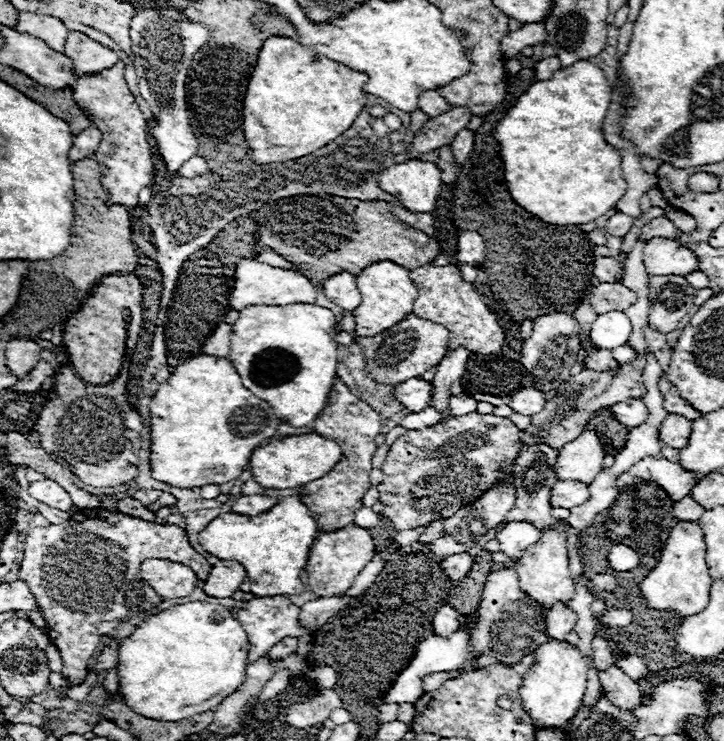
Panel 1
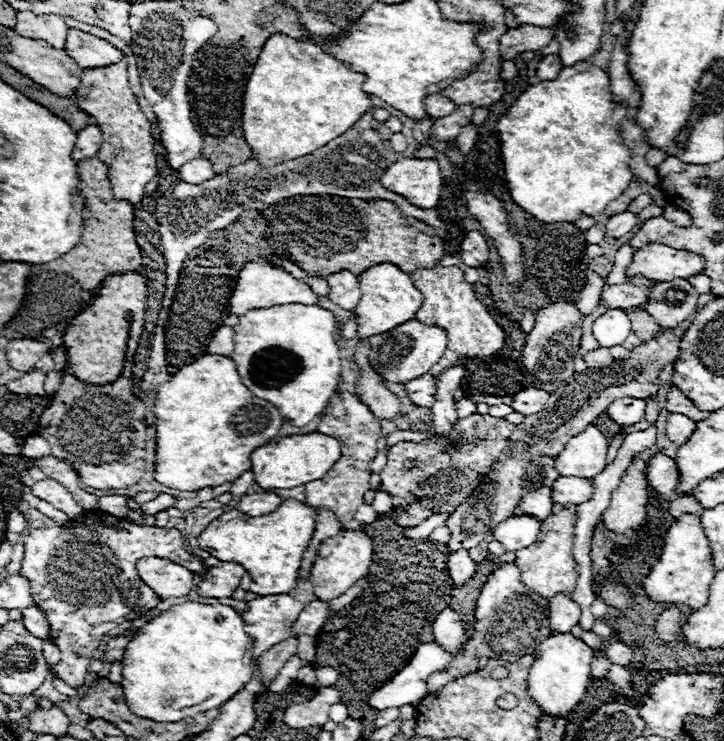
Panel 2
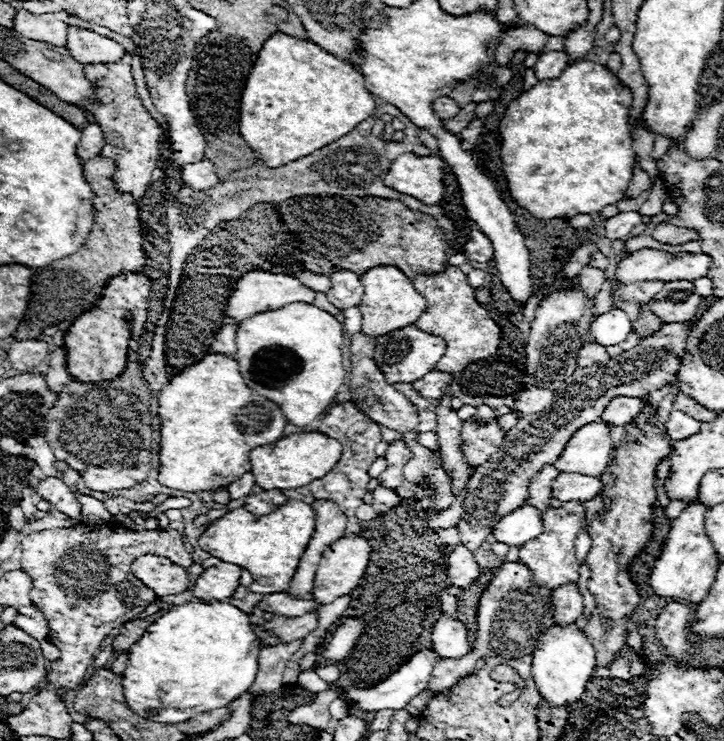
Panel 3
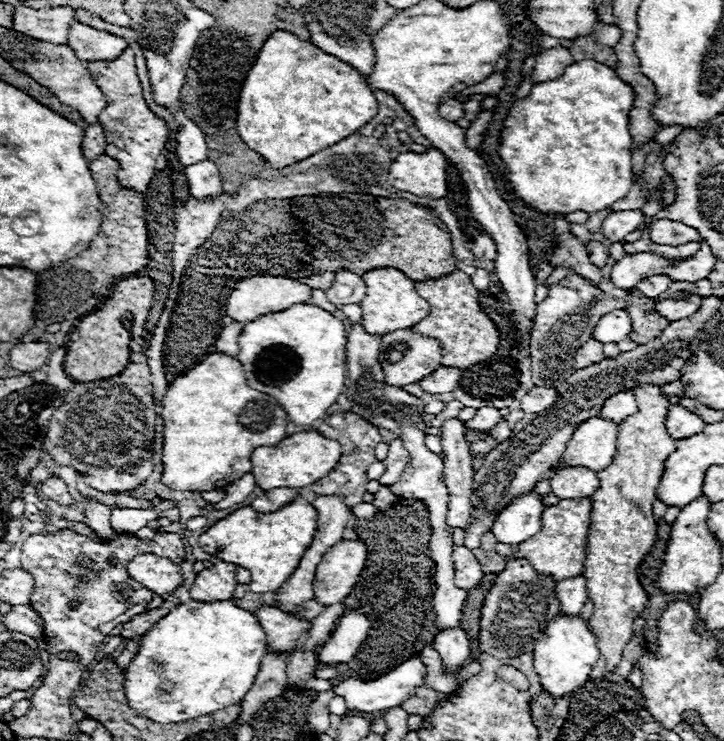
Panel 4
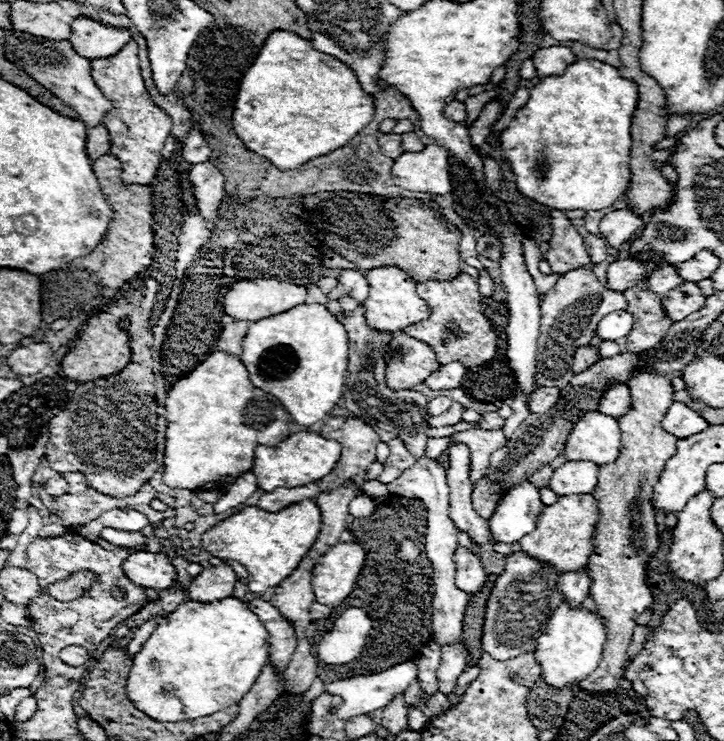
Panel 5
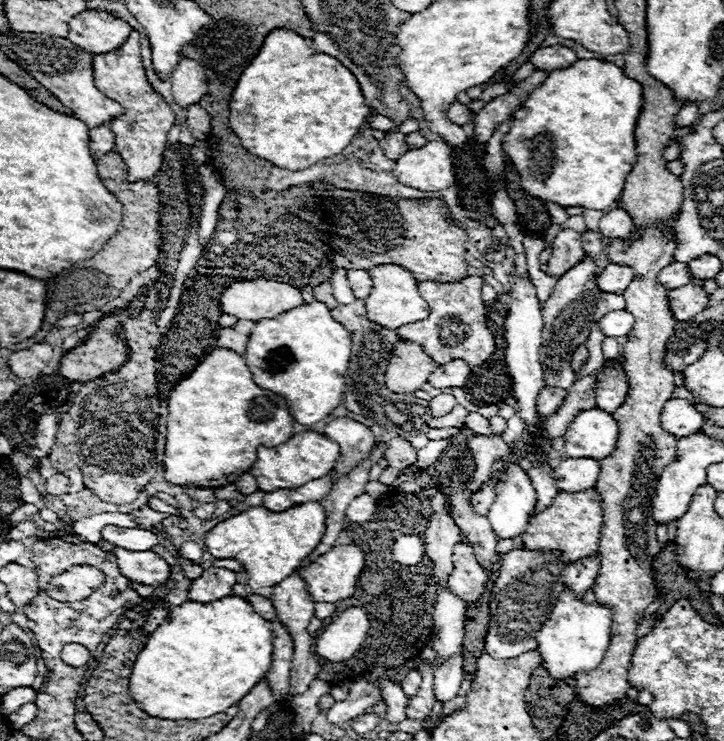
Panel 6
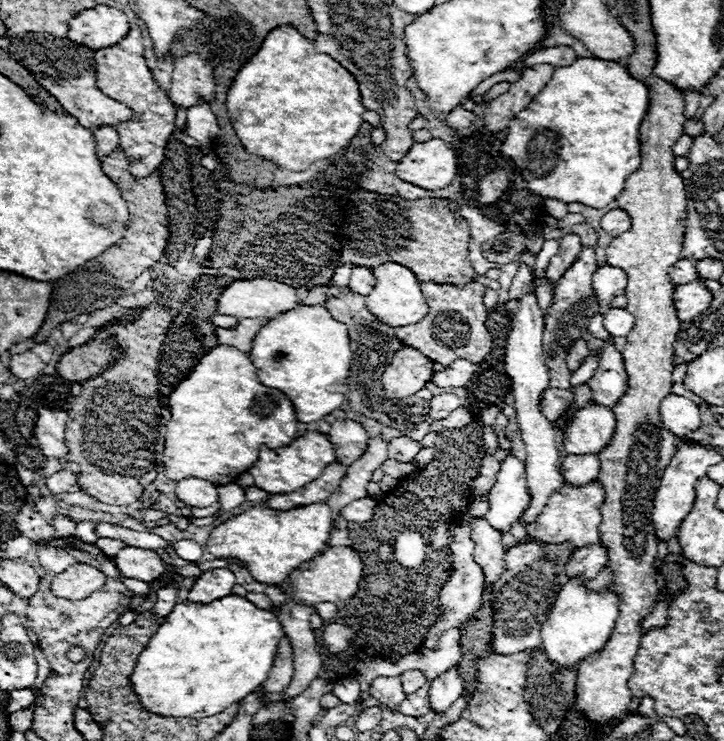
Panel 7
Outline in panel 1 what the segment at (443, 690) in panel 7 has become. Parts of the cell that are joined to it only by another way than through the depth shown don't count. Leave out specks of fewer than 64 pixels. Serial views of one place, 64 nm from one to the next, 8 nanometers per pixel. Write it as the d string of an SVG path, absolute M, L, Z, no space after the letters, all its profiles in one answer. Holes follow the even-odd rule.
M442 606L436 614L434 614L434 632L442 634L442 636L450 636L452 632L458 630L460 622L458 622L458 612L452 606Z

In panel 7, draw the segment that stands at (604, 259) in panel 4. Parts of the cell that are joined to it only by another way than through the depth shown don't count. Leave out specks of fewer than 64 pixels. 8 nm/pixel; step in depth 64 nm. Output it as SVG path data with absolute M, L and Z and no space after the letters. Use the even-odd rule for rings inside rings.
M576 224L576 226L572 226L572 228L566 228L564 232L574 232L574 234L578 234L580 236L580 240L582 240L582 244L584 246L590 246L590 248L598 248L598 234L596 234L596 230L592 230L588 224Z

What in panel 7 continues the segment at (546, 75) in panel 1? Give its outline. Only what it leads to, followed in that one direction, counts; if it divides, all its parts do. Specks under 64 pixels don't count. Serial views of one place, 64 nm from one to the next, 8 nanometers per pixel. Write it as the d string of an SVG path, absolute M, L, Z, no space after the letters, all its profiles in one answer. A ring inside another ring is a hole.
M554 46L554 48L542 48L538 52L532 52L524 66L536 66L536 64L552 64L552 66L570 66L576 60L576 52L570 46Z

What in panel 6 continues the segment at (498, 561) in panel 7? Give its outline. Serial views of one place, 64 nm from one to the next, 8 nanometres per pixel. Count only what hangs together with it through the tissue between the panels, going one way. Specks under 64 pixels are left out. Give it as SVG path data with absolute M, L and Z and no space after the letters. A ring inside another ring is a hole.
M460 468L450 476L452 480L452 496L450 496L450 516L462 530L462 534L470 540L476 560L490 570L492 562L500 560L500 554L496 552L498 536L490 528L490 522L486 516L478 516L470 506L472 492L466 488L466 484L460 480Z

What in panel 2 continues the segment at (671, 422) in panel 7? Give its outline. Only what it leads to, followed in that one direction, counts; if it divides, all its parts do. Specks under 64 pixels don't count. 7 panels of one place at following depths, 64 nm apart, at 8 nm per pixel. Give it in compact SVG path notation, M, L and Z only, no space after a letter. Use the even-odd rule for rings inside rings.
M670 414L668 420L666 420L666 426L664 426L666 428L666 438L670 442L674 442L676 446L680 446L688 440L688 436L692 436L694 426L696 426L694 420L690 420L682 414Z

